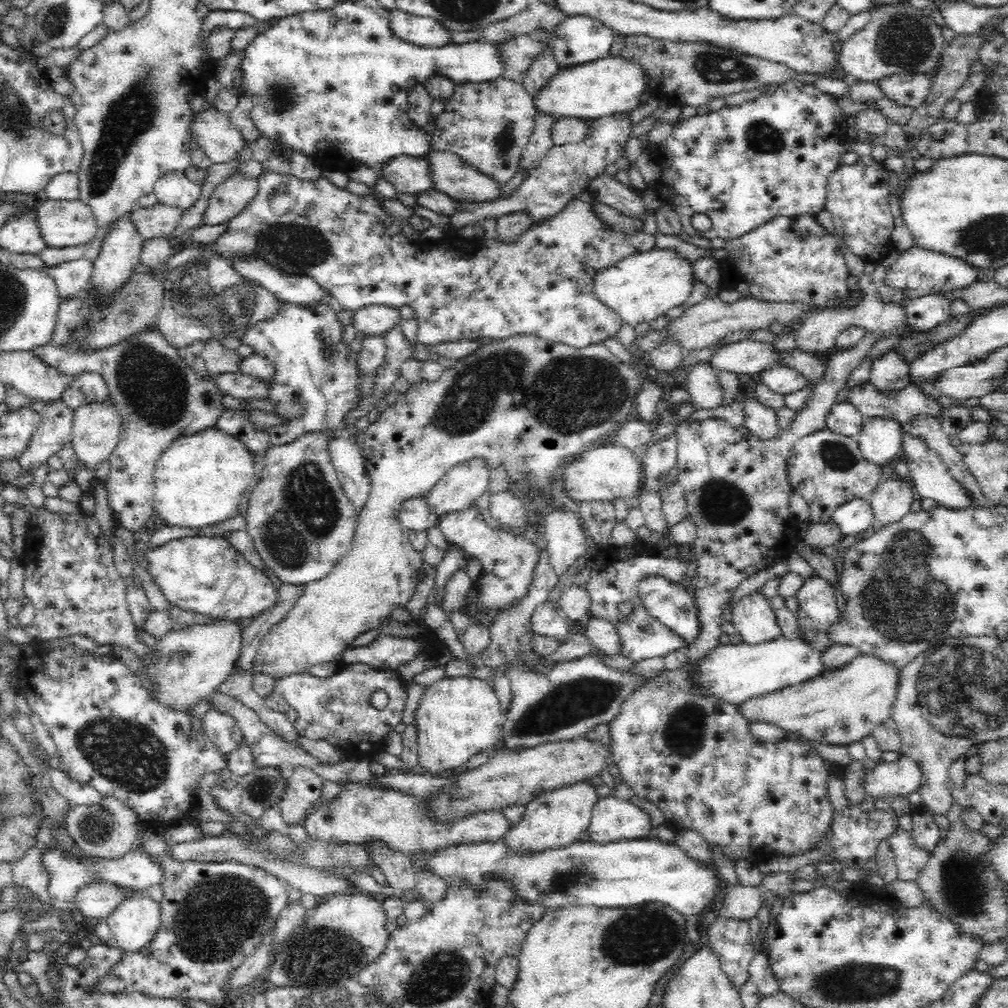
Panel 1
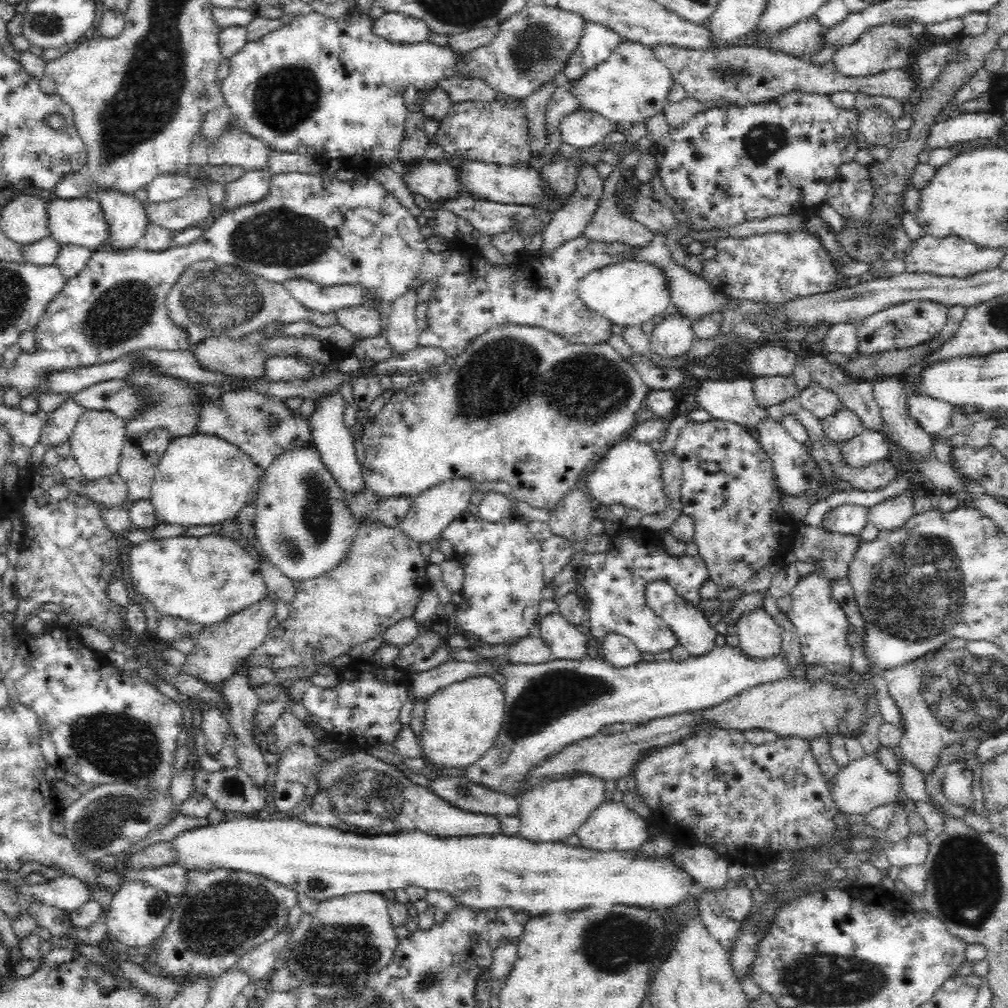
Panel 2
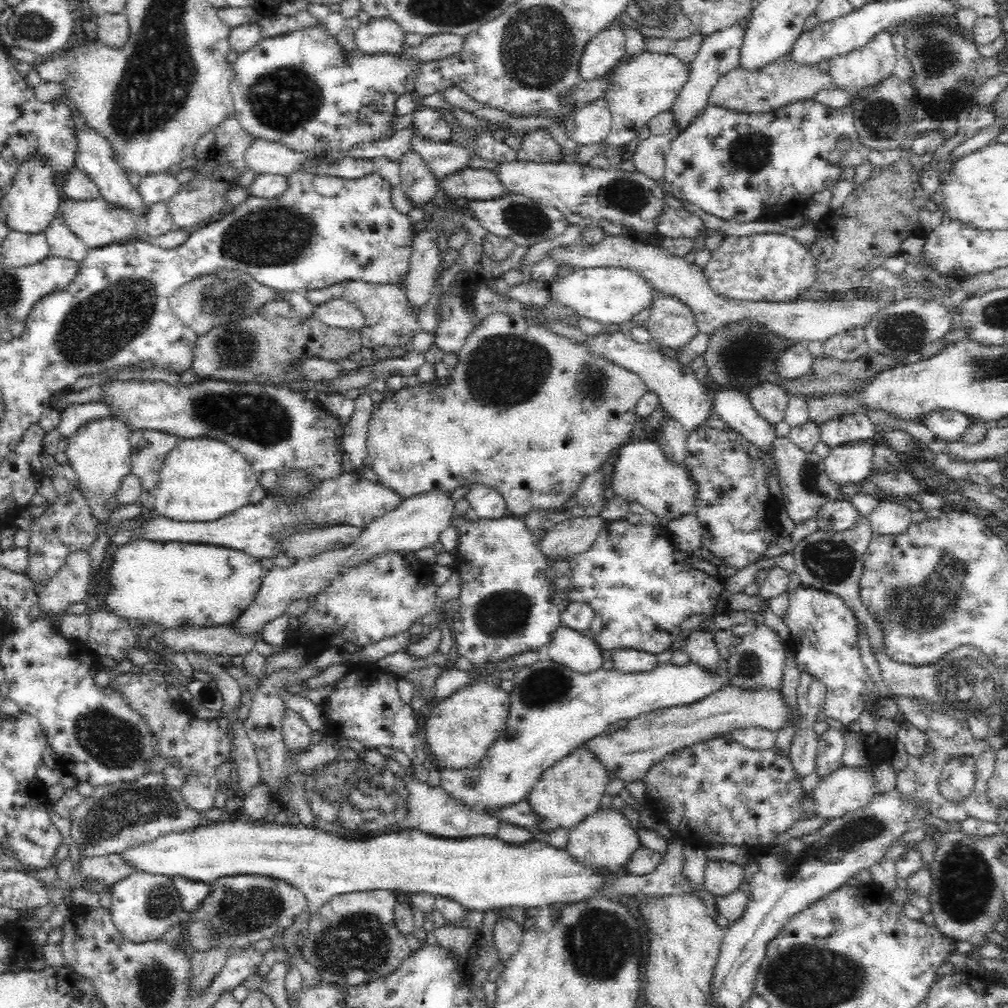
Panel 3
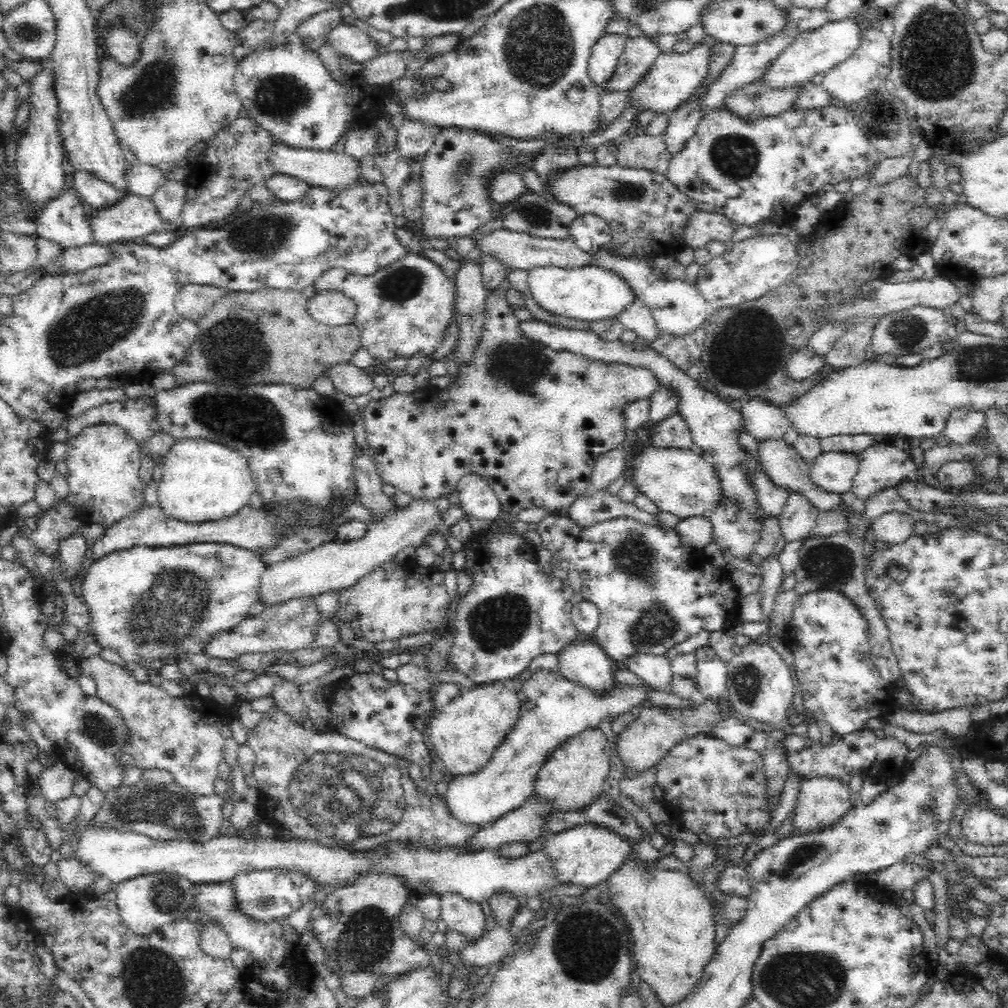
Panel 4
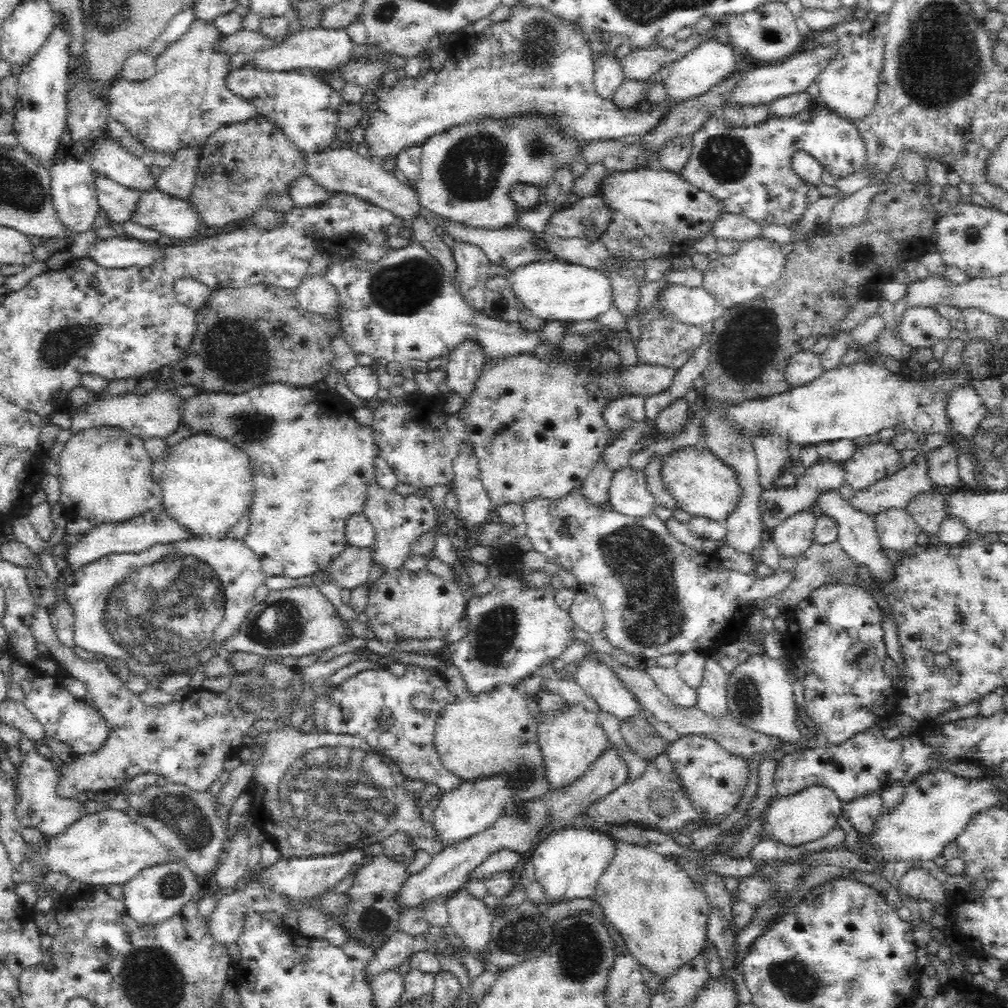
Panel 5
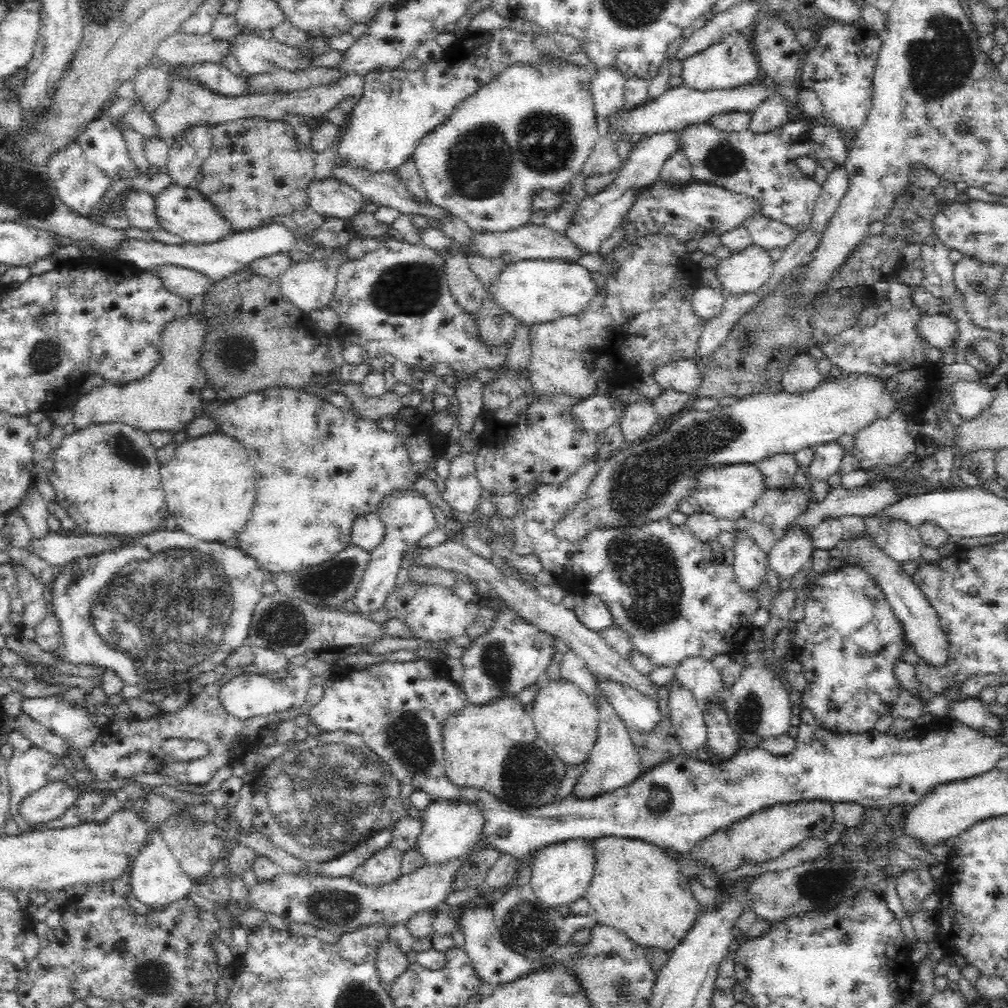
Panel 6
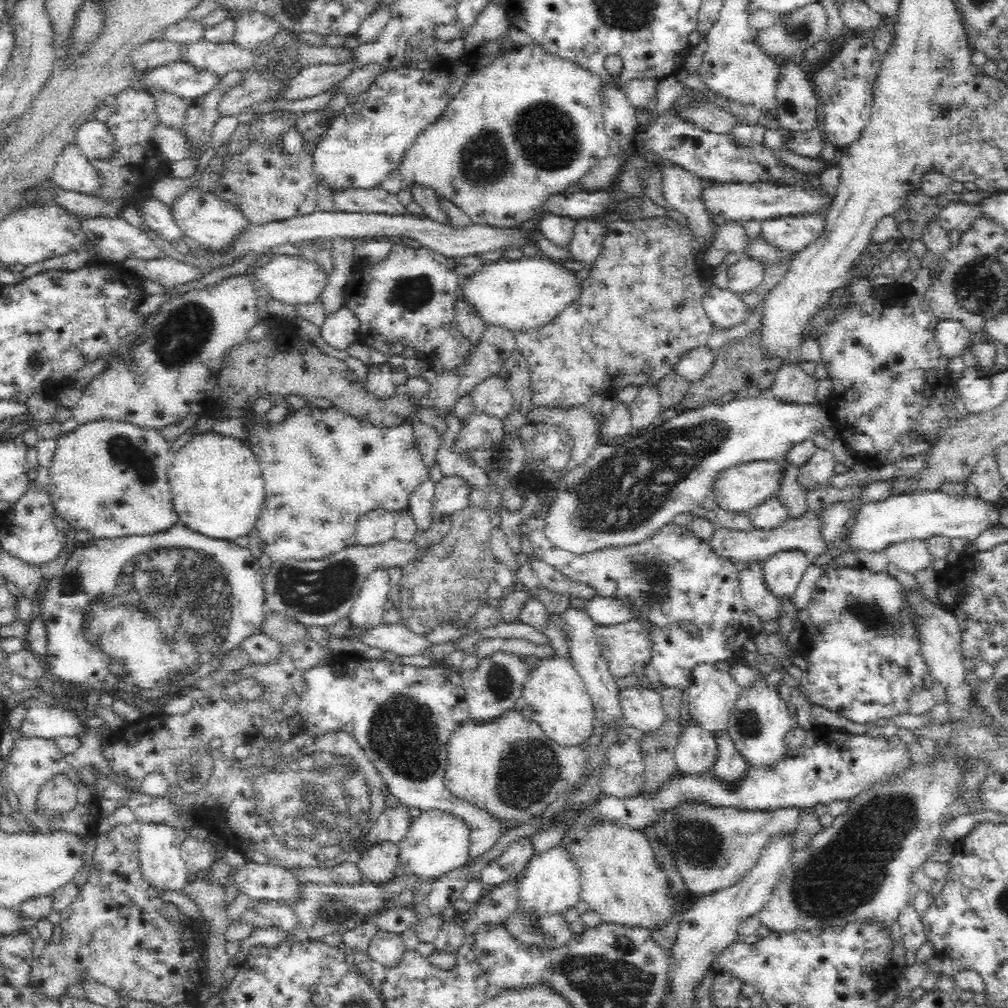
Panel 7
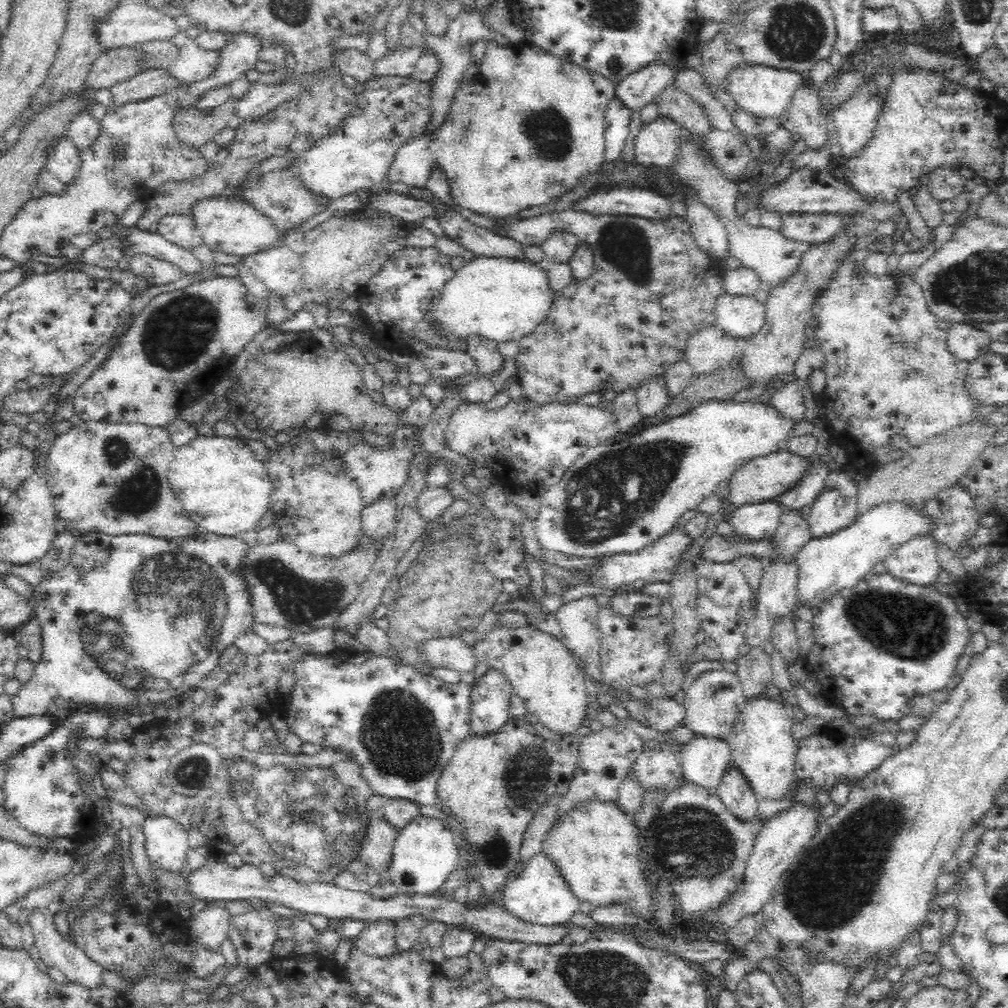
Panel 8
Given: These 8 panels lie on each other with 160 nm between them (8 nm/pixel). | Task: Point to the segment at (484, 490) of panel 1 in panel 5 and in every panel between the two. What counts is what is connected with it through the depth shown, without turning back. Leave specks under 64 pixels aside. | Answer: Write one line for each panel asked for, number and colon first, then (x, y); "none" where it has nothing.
2: (429, 514)
3: (417, 522)
4: (335, 566)
5: (350, 569)

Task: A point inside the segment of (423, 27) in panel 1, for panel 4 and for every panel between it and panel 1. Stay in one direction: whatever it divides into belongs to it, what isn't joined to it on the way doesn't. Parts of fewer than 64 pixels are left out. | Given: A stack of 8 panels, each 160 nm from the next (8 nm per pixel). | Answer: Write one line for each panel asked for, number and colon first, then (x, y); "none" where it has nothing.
2: (396, 29)
3: (378, 37)
4: (350, 43)

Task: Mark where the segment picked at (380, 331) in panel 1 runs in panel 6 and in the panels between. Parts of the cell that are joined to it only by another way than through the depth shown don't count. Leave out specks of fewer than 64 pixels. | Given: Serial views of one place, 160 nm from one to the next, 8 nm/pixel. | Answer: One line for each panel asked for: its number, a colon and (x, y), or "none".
2: (363, 322)
3: (338, 313)
4: (334, 308)
5: (316, 294)
6: (309, 285)

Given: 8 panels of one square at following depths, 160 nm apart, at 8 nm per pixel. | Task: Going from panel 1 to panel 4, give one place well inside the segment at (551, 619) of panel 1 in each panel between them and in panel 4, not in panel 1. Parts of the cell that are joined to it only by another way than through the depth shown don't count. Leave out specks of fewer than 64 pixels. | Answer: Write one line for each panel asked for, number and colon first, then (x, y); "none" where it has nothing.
2: (565, 641)
3: (569, 648)
4: (583, 662)

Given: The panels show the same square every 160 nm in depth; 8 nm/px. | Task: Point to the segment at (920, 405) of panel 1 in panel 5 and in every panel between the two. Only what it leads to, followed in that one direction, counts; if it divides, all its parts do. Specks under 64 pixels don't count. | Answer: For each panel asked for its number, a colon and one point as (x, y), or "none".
2: (934, 416)
3: (949, 426)
4: (962, 425)
5: (965, 409)

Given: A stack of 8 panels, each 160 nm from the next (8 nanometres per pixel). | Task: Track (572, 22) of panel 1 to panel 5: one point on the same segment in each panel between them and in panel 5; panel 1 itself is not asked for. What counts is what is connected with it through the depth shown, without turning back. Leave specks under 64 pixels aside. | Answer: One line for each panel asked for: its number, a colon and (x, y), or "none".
2: (600, 42)
3: (604, 52)
4: (606, 54)
5: (608, 73)

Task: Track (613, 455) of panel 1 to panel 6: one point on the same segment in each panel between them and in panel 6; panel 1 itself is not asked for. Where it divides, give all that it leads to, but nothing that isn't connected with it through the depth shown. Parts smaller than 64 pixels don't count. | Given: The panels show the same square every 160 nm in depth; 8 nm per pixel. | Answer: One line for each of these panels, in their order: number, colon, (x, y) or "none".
2: (631, 475)
3: (642, 473)
4: (683, 482)
5: (704, 486)
6: (728, 492)

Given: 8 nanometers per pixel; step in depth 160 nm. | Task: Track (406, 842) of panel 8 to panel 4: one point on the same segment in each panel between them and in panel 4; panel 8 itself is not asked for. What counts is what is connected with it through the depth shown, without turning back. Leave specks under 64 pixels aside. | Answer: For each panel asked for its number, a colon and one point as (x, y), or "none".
4: (553, 708)
5: (475, 806)
6: (449, 830)
7: (436, 843)

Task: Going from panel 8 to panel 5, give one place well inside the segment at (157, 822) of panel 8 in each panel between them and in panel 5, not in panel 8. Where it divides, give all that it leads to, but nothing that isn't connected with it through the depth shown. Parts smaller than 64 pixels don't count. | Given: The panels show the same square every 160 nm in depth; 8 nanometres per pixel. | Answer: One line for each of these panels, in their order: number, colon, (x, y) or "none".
5: (157, 892)
6: (157, 880)
7: (160, 844)

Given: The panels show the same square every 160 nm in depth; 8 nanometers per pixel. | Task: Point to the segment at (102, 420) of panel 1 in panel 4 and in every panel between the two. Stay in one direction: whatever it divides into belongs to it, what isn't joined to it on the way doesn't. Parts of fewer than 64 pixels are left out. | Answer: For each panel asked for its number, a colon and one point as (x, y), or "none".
2: (97, 443)
3: (100, 453)
4: (104, 462)

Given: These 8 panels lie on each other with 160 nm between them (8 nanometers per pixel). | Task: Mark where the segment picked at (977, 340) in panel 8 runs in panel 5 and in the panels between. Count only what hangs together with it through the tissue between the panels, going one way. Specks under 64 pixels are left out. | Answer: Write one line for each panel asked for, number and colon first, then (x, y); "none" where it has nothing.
5: (923, 327)
6: (940, 331)
7: (953, 337)

